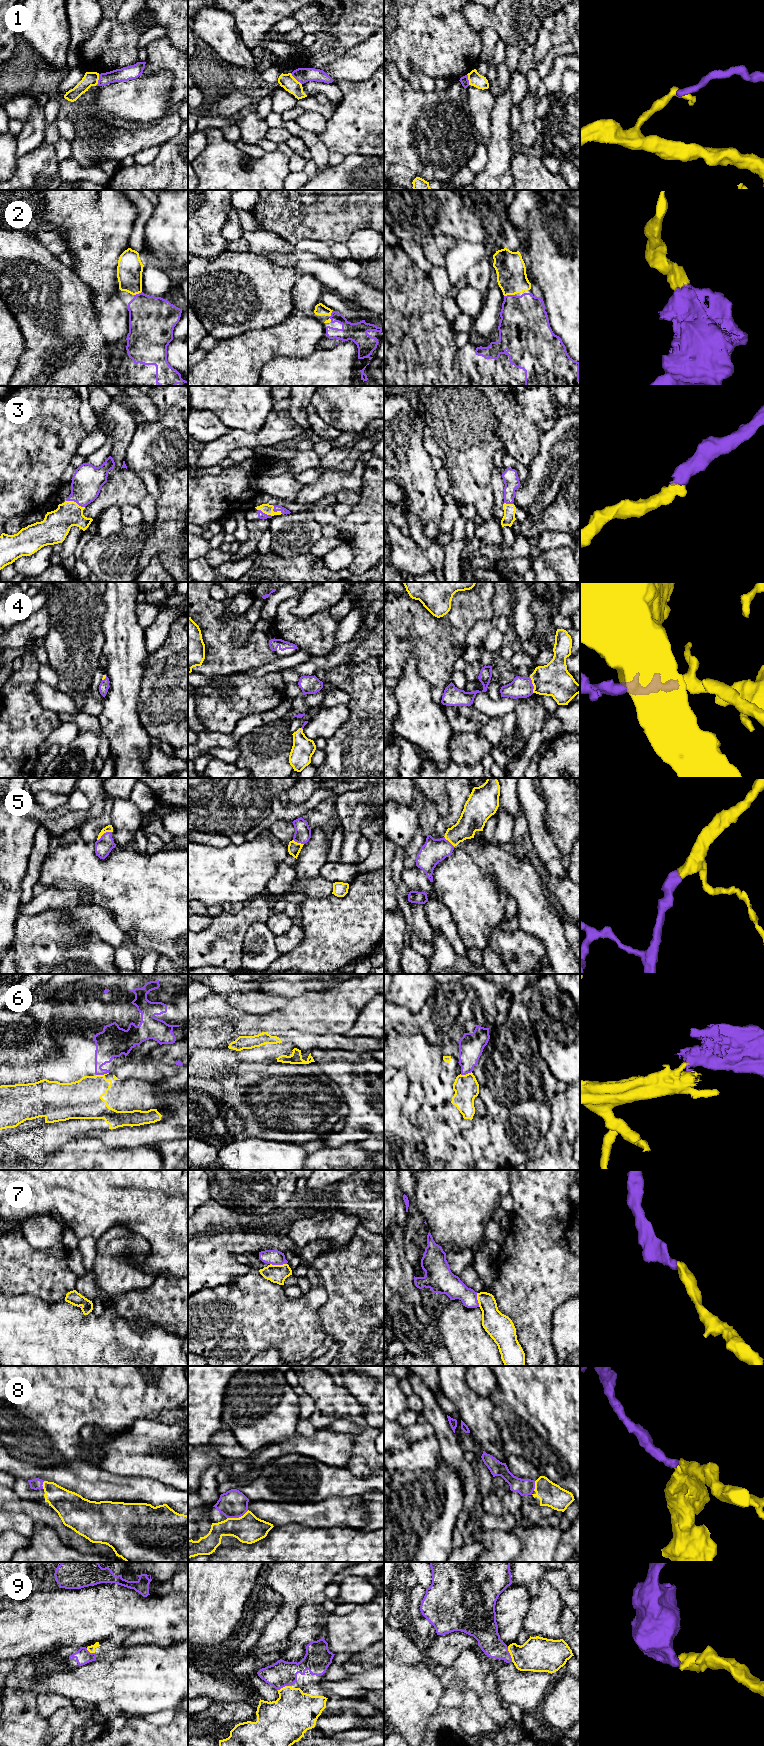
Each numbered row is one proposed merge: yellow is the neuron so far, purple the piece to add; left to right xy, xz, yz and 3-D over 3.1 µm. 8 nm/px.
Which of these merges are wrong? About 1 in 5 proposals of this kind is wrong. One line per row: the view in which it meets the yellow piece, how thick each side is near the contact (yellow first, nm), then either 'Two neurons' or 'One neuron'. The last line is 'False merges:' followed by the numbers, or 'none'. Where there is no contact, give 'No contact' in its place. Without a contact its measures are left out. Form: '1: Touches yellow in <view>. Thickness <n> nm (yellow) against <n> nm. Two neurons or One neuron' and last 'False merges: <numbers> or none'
1: Touches yellow in xz. Thickness 120 nm (yellow) against 120 nm. One neuron
2: Touches yellow in yz. Thickness 240 nm (yellow) against 380 nm. One neuron
3: Touches yellow in xy. Thickness 220 nm (yellow) against 260 nm. One neuron
4: Touches yellow in yz. Thickness 260 nm (yellow) against 180 nm. One neuron
5: Touches yellow in xy. Thickness 60 nm (yellow) against 140 nm. One neuron
6: Touches yellow in xy. Thickness 320 nm (yellow) against 200 nm. Two neurons
7: Touches yellow in xz. Thickness 140 nm (yellow) against 120 nm. One neuron
8: Touches yellow in xz. Thickness 220 nm (yellow) against 220 nm. One neuron
9: Touches yellow in yz. Thickness 280 nm (yellow) against 180 nm. One neuron
False merges: 6

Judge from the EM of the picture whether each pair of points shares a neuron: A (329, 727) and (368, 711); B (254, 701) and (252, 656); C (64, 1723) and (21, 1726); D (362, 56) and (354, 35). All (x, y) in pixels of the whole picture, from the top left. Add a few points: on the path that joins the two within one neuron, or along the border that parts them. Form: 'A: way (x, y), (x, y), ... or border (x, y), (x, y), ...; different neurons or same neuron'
A: border (348, 706), (348, 719), (330, 737); different neurons
B: border (244, 672), (221, 676); different neurons
C: border (47, 1719), (48, 1731), (51, 1735); different neurons
D: border (373, 34), (364, 41), (349, 48), (338, 58); different neurons

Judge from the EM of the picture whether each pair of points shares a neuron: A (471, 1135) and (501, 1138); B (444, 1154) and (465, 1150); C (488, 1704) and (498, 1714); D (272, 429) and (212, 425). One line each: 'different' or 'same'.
A: different
B: different
C: same
D: different

